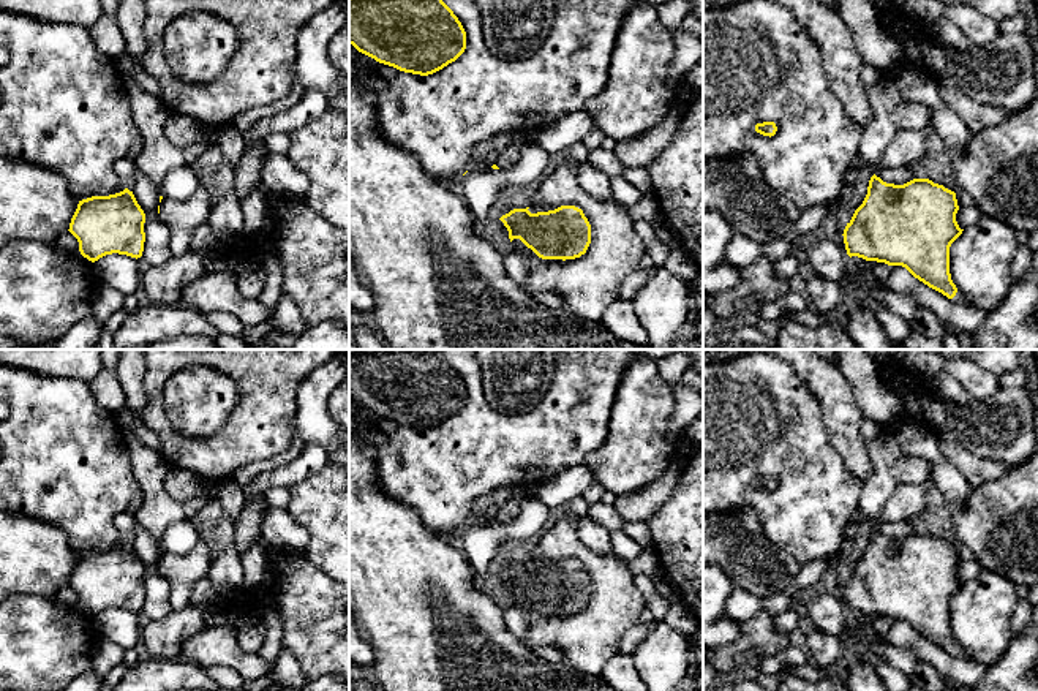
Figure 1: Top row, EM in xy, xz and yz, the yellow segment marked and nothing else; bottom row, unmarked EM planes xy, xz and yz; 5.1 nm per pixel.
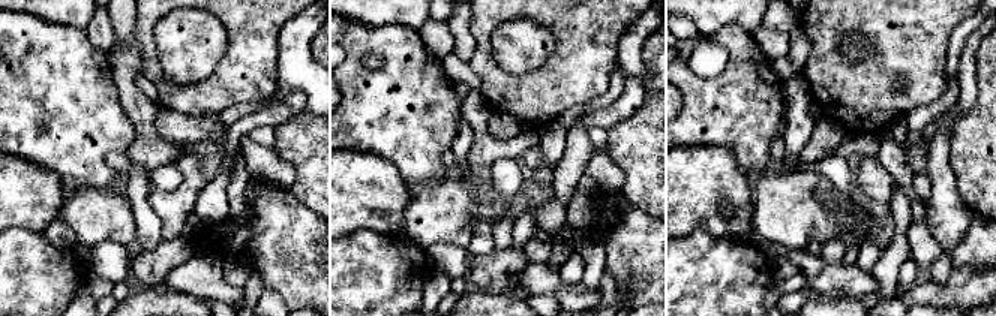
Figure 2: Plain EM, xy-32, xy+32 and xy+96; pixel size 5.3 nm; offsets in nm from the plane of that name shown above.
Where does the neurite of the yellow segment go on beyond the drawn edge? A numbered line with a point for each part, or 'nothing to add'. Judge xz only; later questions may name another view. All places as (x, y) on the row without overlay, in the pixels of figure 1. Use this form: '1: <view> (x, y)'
1: xz (507, 511)

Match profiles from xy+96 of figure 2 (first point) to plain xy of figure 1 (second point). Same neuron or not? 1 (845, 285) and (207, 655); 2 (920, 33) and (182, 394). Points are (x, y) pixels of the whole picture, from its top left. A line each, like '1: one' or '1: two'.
1: two
2: two

